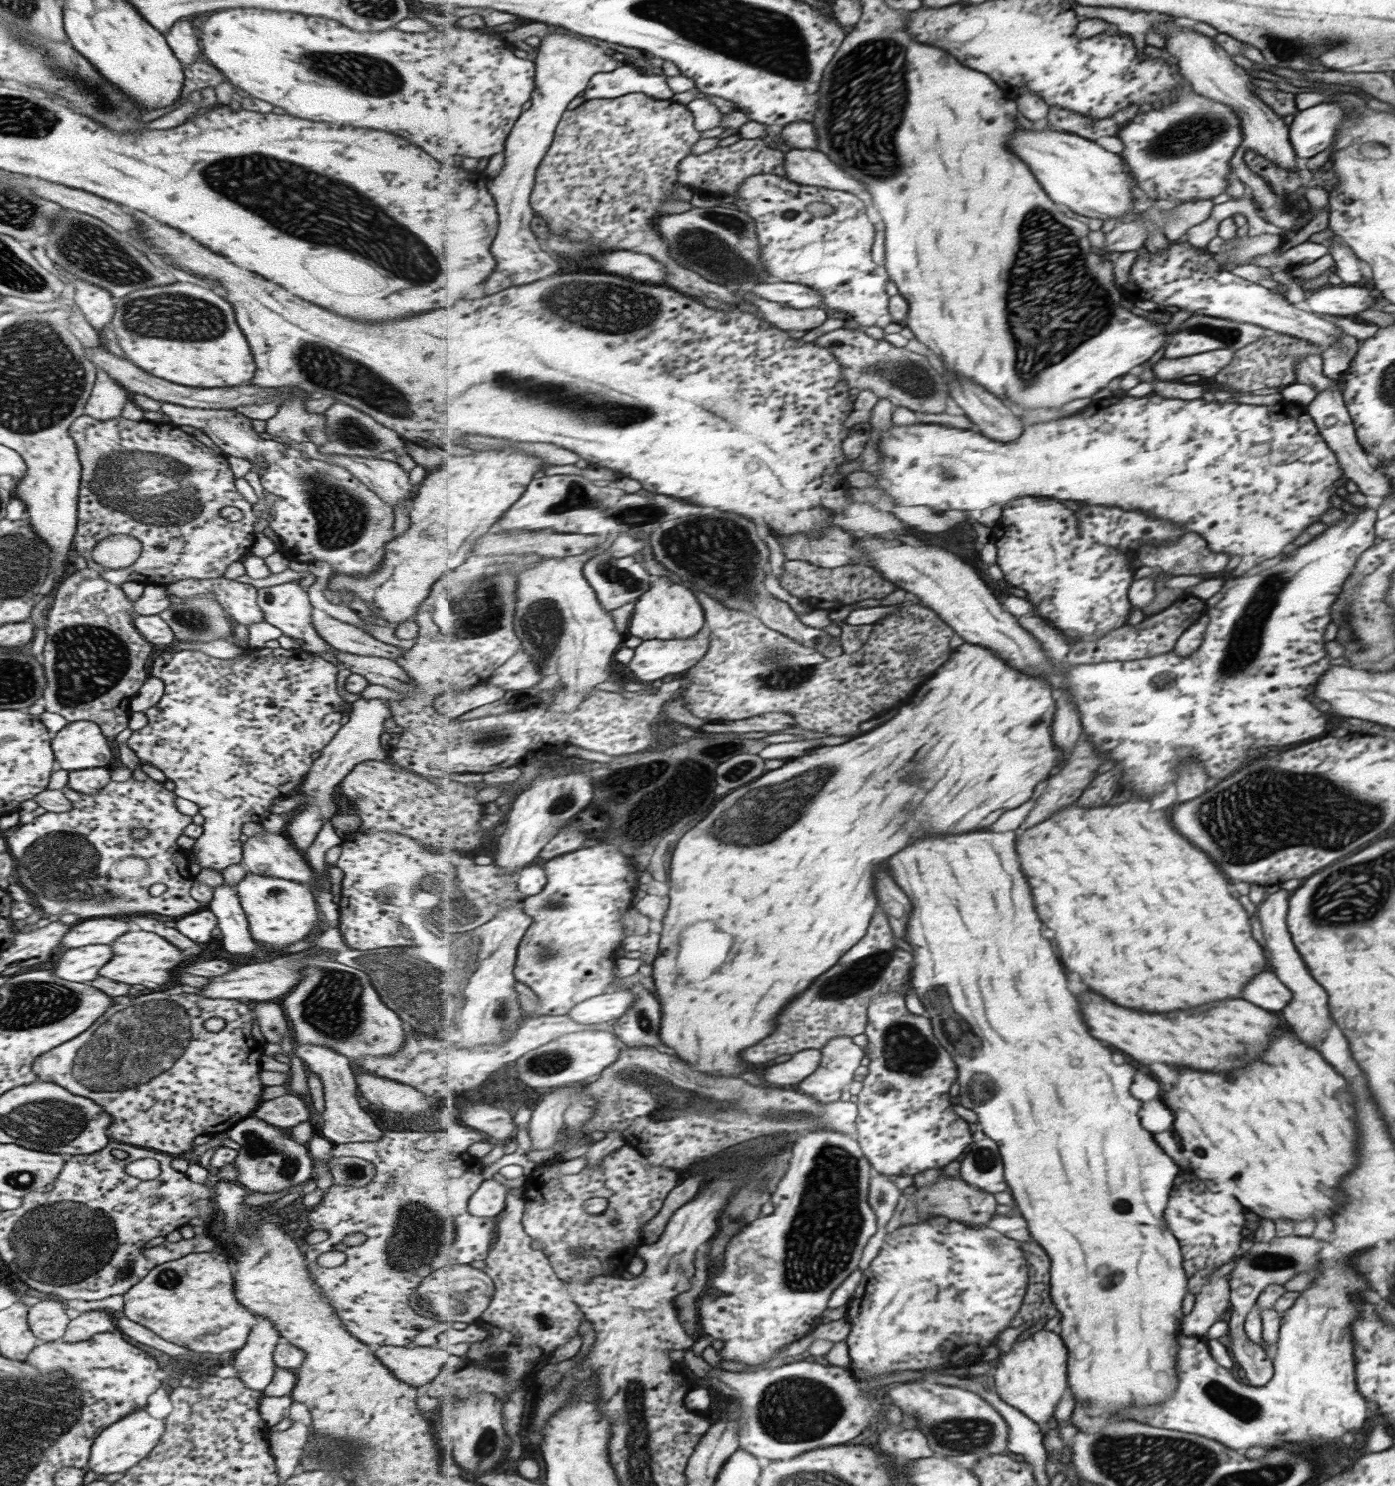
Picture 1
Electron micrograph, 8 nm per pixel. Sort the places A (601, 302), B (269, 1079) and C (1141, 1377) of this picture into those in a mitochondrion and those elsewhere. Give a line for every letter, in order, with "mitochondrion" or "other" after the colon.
A: mitochondrion
B: other
C: other

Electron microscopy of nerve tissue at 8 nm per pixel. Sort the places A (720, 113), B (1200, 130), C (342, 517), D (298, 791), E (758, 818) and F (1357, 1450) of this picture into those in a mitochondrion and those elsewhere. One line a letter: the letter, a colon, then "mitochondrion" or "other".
A: other
B: mitochondrion
C: mitochondrion
D: other
E: mitochondrion
F: other

